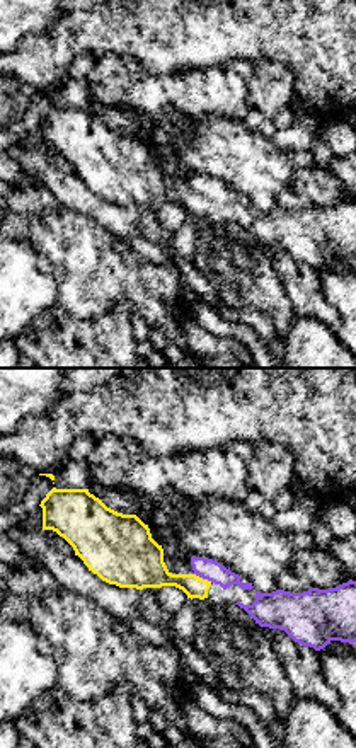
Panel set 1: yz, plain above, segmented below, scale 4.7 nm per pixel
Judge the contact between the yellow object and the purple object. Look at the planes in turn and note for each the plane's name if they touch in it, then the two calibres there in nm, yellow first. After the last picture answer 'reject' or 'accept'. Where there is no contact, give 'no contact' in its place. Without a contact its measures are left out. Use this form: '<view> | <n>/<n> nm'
yz | 160/100 nm

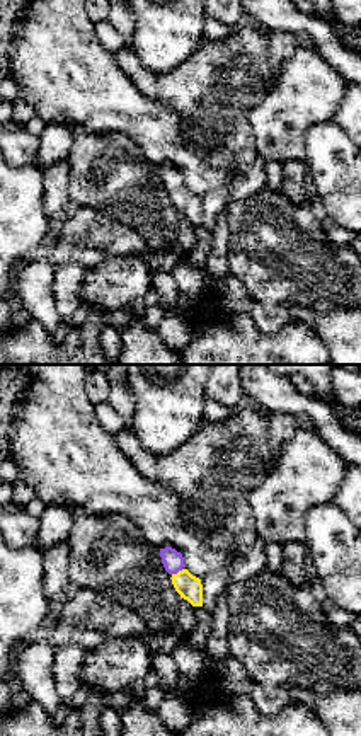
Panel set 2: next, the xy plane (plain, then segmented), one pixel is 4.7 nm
xy | 120/100 nm

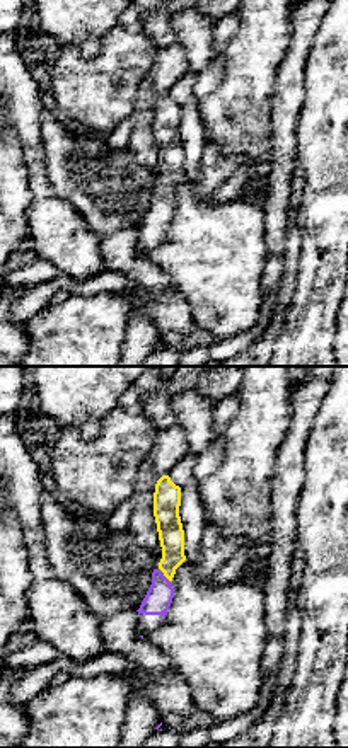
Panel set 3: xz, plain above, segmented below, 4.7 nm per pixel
xz | 120/130 nm

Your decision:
accept

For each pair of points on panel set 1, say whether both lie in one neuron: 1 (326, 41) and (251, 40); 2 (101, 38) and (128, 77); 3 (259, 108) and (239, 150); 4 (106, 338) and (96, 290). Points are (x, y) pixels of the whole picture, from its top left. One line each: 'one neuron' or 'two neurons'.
1: one neuron
2: two neurons
3: two neurons
4: two neurons

